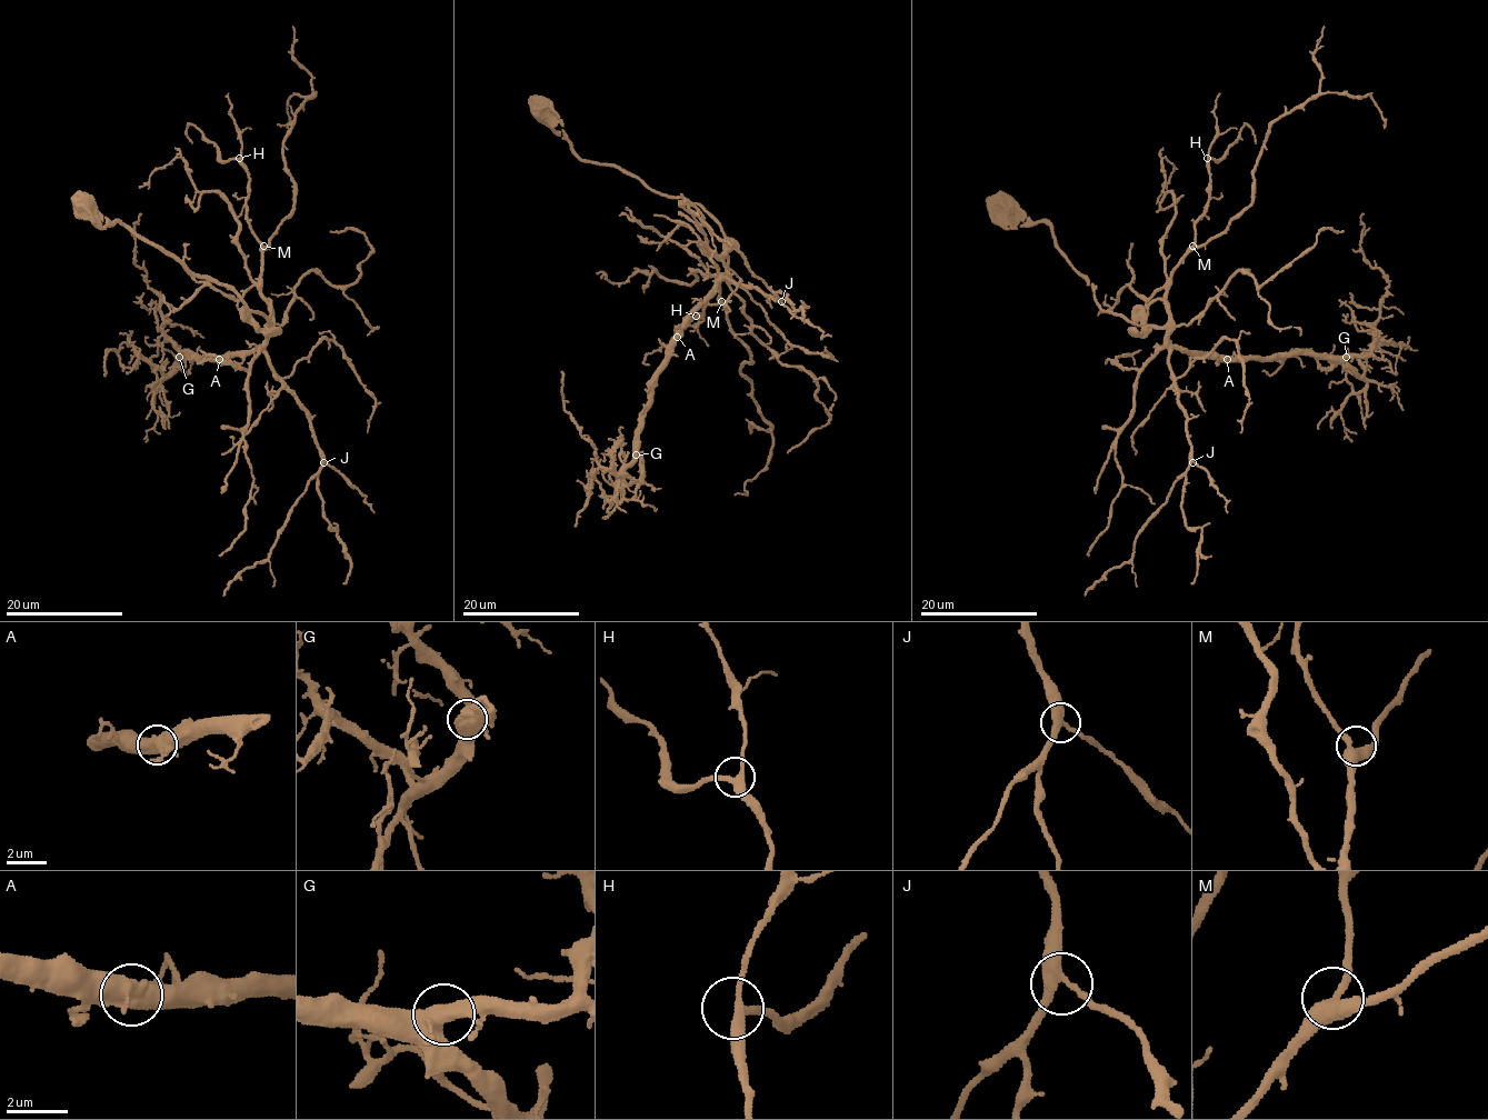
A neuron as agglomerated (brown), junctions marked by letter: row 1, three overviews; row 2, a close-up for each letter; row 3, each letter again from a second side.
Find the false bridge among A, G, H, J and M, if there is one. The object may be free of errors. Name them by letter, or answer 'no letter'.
no letter

